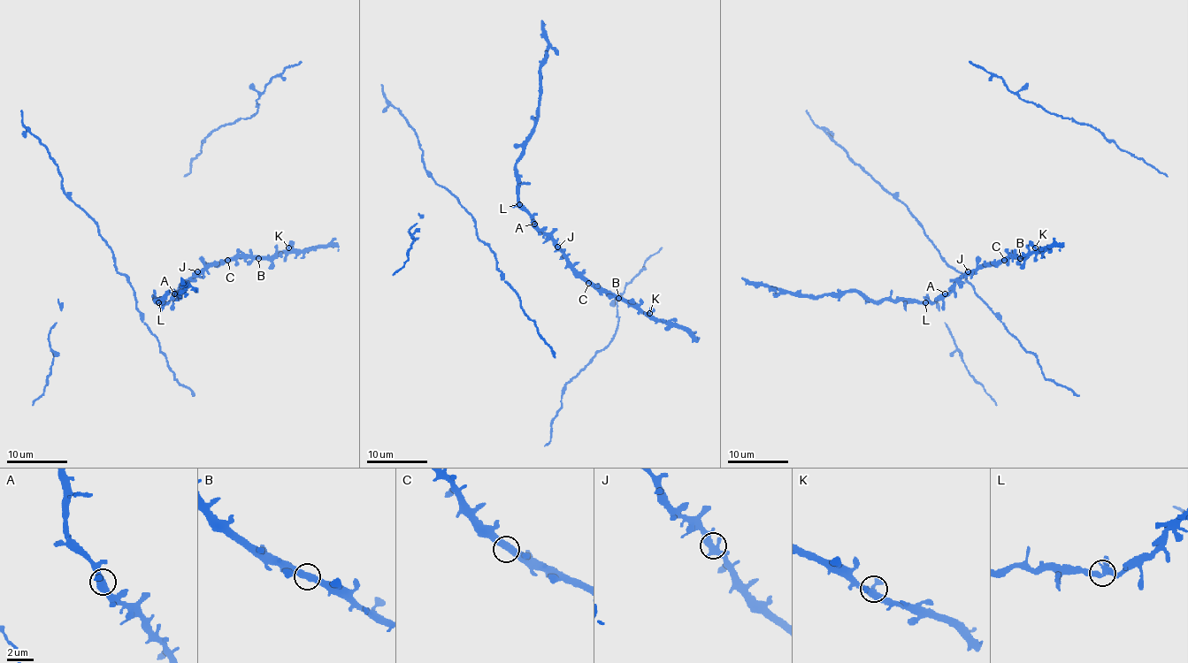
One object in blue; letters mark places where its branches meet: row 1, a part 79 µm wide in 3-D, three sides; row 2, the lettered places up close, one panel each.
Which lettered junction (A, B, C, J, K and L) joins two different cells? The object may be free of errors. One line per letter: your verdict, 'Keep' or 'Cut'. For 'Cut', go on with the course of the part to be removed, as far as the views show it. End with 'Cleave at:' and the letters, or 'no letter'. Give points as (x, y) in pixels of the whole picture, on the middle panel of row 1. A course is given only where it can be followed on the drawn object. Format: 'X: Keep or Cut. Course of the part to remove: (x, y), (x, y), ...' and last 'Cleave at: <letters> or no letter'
A: Keep
B: Keep
C: Keep
J: Keep
K: Keep
L: Keep
Cleave at: no letter

